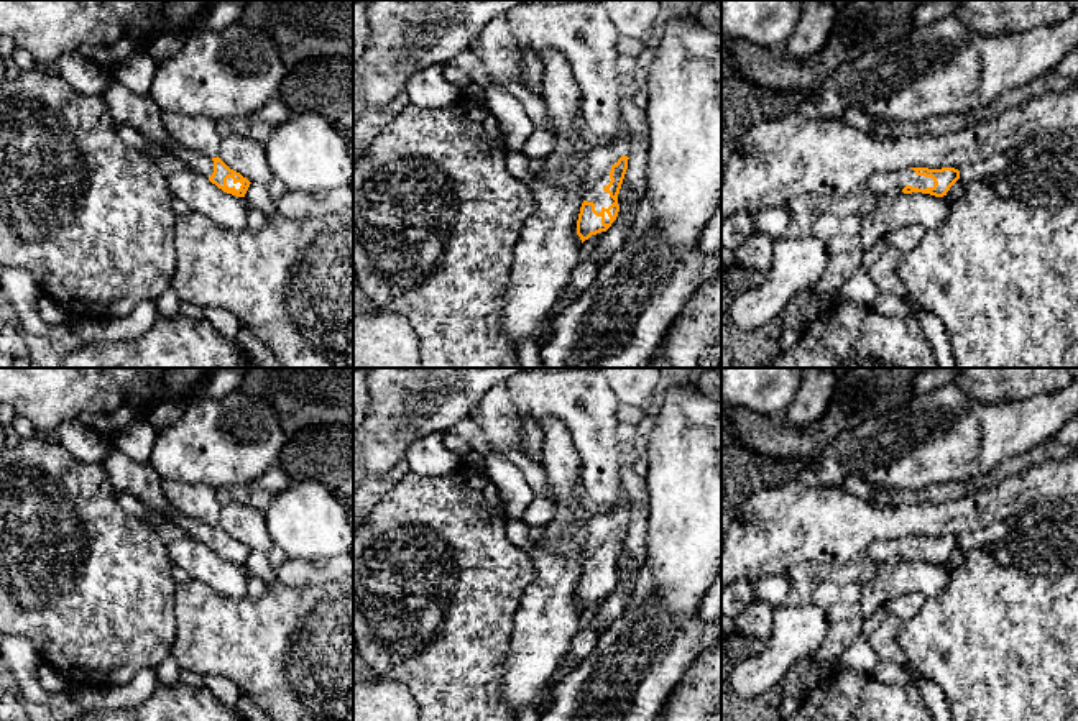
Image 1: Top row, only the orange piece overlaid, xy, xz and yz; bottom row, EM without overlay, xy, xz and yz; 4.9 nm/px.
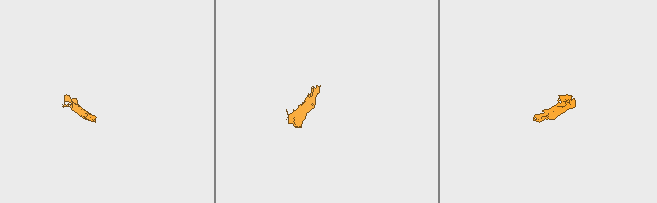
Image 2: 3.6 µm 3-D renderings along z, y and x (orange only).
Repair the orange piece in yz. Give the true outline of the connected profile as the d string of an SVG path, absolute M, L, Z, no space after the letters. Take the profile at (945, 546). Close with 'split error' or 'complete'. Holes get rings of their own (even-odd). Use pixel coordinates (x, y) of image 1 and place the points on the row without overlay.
M907 535L897 540L874 542L866 550L874 565L922 560L943 565L950 555L960 547L955 535L928 537Z | split error

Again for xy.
M113 445L100 465L108 475L115 491L131 494L145 507L168 516L171 522L182 527L189 537L207 545L223 560L245 565L251 550L240 540L230 537L219 524L210 527L176 512L163 493L163 480L148 462L131 460Z | split error

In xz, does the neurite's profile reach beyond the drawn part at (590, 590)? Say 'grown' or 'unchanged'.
grown

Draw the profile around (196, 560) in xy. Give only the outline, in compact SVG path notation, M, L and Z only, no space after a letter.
M184 535L166 547L176 572L200 581L227 598L246 598L250 570L223 560L209 545Z

